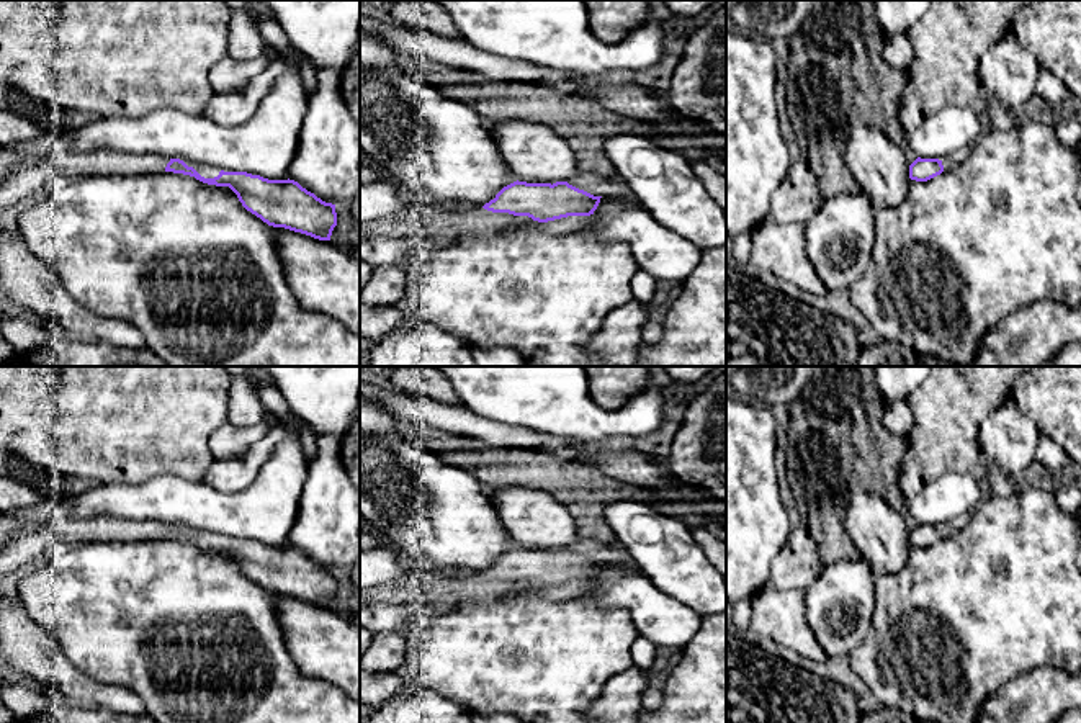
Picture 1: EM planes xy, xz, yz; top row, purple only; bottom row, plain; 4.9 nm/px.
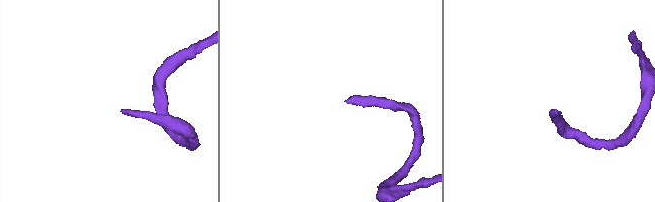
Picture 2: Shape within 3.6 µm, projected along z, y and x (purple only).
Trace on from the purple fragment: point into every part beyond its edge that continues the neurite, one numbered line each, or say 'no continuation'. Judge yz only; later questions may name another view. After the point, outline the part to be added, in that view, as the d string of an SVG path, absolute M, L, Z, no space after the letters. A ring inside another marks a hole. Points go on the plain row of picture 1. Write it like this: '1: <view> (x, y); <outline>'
1: yz (957, 524); M962 514L949 522L945 522L942 525L944 537L950 537L950 535L963 530L968 525L970 519L971 519L971 514Z

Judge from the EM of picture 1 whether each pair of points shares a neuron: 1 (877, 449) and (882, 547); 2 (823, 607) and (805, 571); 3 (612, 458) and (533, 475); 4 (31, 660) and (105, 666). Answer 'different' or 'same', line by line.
1: different
2: different
3: different
4: different

